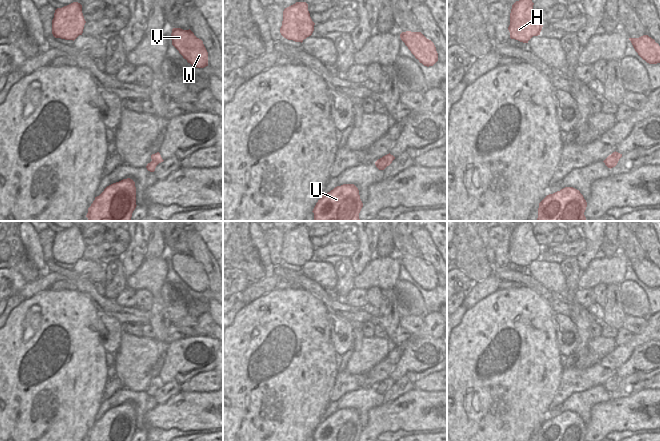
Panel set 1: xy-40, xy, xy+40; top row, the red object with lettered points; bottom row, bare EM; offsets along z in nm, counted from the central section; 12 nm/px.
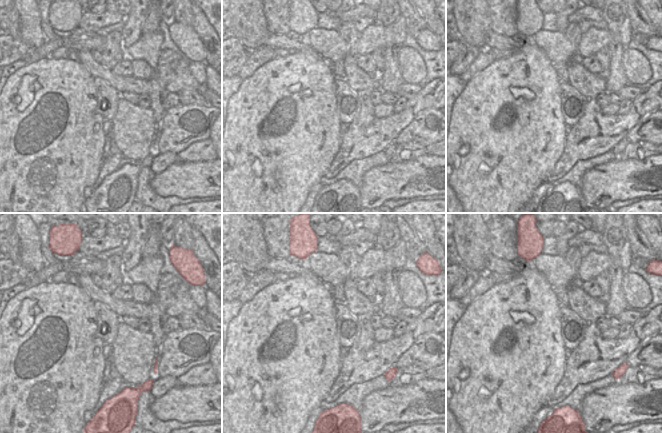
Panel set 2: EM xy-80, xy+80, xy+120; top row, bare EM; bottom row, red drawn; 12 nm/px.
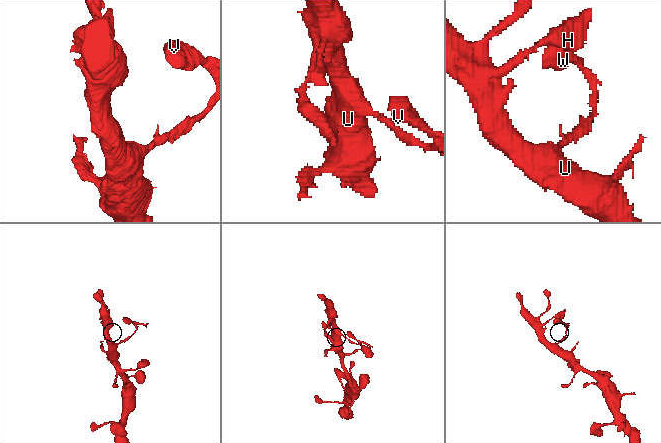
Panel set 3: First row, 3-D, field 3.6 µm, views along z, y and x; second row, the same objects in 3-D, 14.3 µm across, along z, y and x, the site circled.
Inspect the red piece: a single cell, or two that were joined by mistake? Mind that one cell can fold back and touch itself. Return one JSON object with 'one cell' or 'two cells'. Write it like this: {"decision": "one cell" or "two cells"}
{"decision": "two cells"}

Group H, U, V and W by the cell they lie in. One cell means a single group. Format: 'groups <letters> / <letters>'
groups H U / V W

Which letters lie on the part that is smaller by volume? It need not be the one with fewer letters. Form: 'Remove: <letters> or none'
Remove: V, W

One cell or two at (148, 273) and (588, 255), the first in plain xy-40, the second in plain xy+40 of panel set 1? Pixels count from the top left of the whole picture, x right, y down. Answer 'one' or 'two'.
two

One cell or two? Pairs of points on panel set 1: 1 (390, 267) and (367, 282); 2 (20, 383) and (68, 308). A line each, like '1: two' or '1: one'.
1: one
2: one

